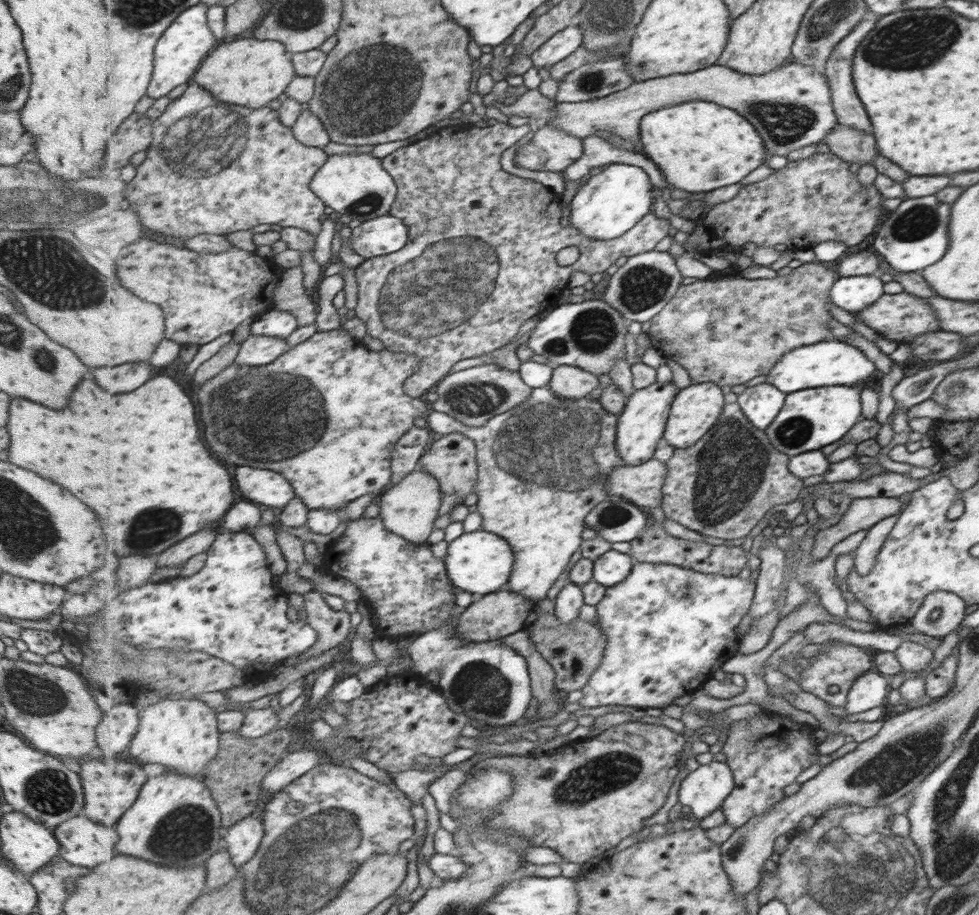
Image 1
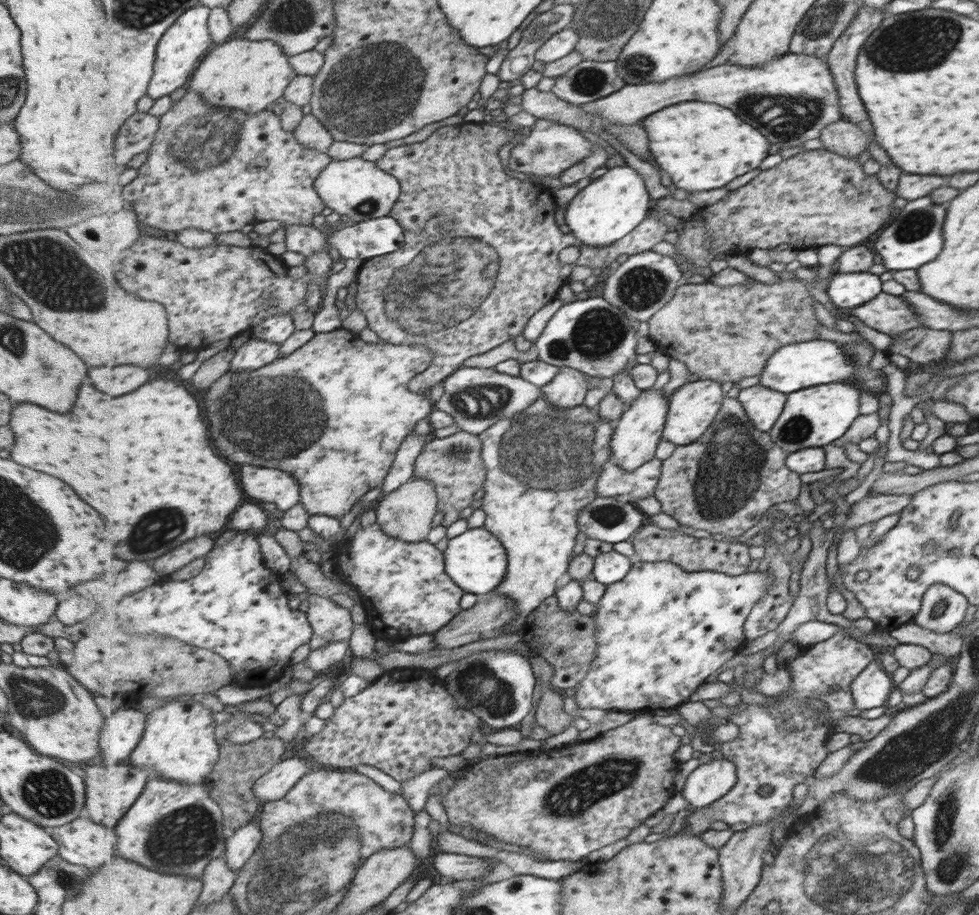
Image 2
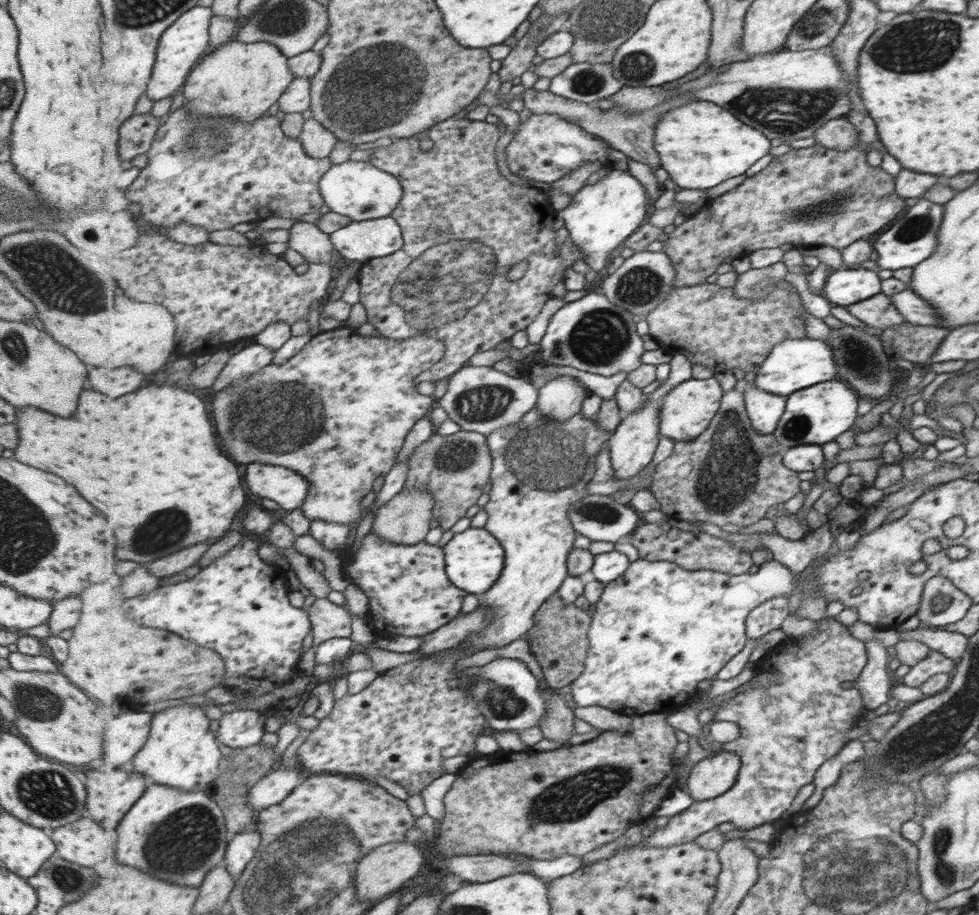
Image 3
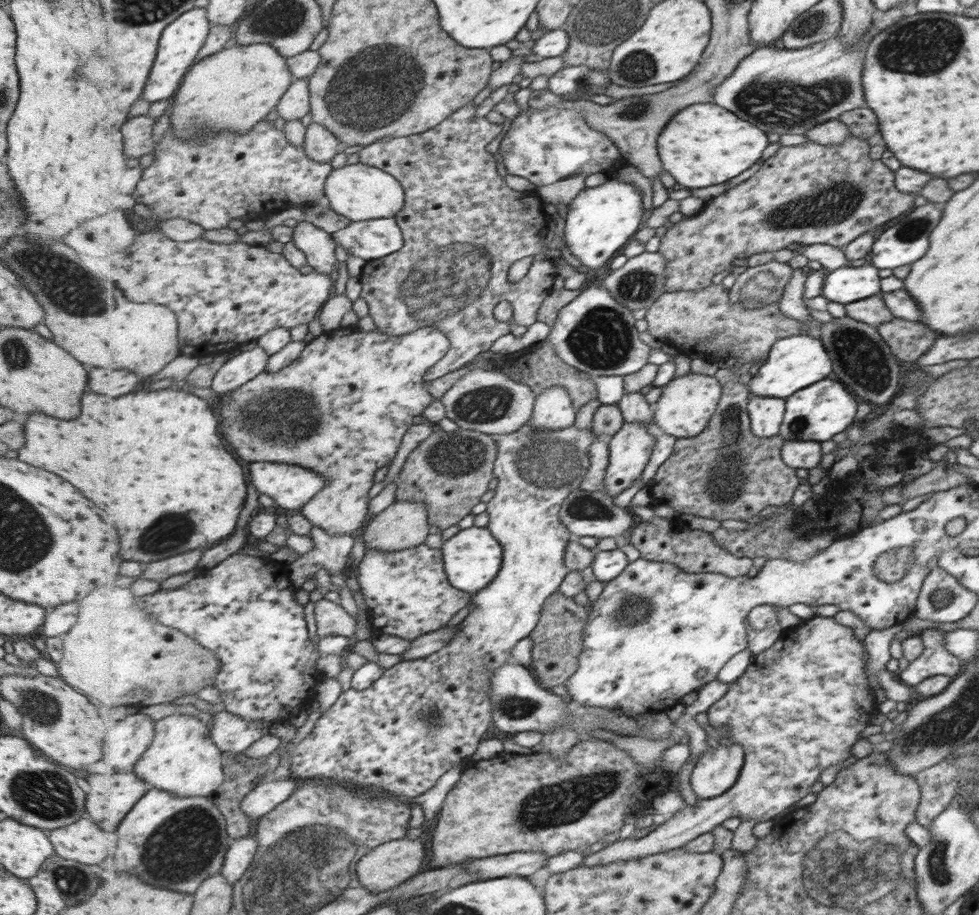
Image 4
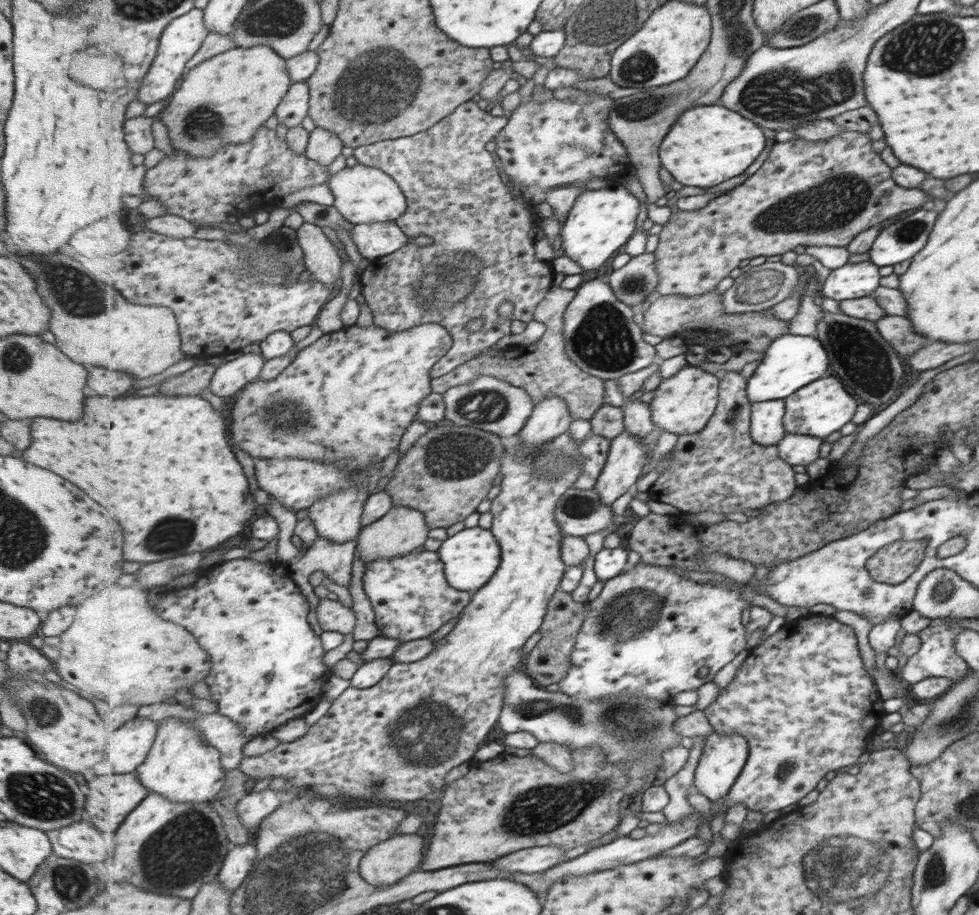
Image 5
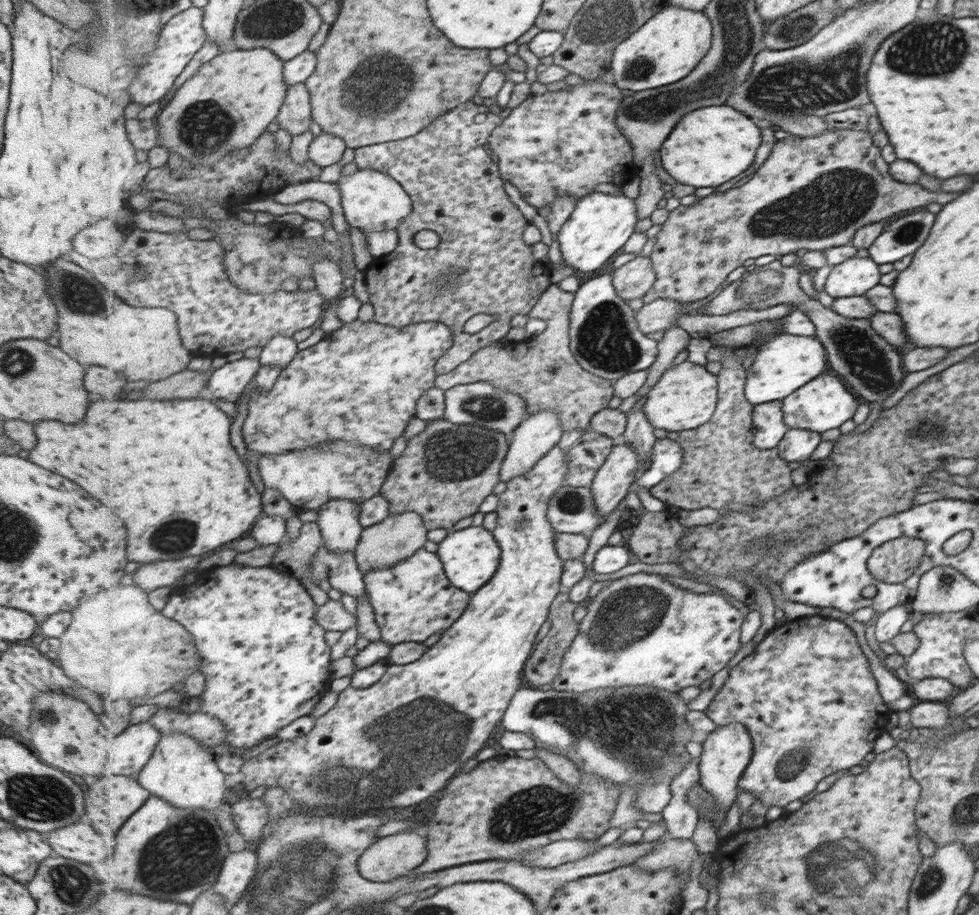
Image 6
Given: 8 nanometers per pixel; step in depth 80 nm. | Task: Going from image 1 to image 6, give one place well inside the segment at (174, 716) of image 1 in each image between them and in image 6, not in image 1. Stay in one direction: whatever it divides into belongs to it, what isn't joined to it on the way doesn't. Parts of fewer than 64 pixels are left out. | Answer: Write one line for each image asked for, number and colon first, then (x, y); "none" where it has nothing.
2: (180, 744)
3: (182, 752)
4: (183, 759)
5: (182, 764)
6: (183, 771)

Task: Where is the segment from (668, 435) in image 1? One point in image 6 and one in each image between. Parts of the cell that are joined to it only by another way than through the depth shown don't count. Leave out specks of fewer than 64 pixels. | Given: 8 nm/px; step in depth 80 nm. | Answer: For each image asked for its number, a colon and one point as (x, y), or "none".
2: (694, 407)
3: (687, 411)
4: (686, 405)
5: (684, 403)
6: (686, 396)

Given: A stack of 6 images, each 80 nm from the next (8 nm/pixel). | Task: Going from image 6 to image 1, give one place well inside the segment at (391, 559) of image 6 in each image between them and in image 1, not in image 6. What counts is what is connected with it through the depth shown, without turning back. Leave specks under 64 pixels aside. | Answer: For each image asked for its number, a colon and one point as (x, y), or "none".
1: (410, 509)
2: (407, 513)
3: (406, 519)
4: (403, 525)
5: (402, 530)

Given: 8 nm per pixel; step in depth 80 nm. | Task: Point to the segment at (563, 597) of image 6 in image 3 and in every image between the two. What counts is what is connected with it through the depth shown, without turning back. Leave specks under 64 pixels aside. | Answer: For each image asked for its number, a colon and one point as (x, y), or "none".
3: (560, 640)
4: (559, 639)
5: (549, 662)

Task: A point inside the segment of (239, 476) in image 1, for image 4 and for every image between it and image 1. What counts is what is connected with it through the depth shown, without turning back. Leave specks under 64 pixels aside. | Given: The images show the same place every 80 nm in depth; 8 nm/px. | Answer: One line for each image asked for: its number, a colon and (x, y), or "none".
2: (272, 485)
3: (289, 489)
4: (291, 486)

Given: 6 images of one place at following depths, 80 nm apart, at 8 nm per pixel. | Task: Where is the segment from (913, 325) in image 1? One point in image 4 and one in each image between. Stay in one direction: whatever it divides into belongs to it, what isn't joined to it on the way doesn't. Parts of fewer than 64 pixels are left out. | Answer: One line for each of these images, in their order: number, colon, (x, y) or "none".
2: (891, 315)
3: (878, 311)
4: (873, 311)

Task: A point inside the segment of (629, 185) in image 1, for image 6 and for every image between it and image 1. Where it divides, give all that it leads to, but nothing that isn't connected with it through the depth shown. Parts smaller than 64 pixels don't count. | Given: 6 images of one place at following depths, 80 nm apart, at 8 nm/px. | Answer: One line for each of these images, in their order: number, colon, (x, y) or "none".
2: (613, 205)
3: (600, 217)
4: (601, 220)
5: (601, 222)
6: (601, 224)

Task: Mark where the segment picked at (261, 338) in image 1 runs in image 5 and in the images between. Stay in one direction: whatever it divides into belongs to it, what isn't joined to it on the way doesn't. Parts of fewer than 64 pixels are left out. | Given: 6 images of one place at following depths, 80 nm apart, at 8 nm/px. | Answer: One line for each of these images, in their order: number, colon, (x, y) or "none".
2: (255, 353)
3: (252, 358)
4: (242, 367)
5: (231, 378)

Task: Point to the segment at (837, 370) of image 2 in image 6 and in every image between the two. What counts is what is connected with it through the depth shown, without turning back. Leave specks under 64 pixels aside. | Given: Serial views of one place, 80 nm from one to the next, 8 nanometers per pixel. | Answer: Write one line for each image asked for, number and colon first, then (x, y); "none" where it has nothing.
3: (793, 364)
4: (794, 362)
5: (791, 361)
6: (784, 362)

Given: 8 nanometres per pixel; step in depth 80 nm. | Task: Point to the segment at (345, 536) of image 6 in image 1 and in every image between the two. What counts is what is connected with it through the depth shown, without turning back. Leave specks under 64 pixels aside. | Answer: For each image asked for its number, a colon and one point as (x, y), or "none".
1: (339, 453)
2: (350, 399)
3: (353, 397)
4: (351, 395)
5: (339, 517)

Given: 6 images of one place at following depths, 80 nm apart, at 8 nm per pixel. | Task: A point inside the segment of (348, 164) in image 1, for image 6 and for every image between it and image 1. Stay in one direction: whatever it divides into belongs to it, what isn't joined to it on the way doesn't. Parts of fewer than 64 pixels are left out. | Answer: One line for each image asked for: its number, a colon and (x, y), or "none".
2: (360, 189)
3: (359, 189)
4: (360, 192)
5: (363, 195)
6: (372, 201)

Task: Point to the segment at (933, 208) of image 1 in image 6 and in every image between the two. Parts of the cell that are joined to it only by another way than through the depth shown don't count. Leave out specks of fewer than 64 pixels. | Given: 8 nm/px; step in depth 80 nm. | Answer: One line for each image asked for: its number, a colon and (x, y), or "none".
2: (914, 236)
3: (911, 239)
4: (906, 241)
5: (897, 242)
6: (901, 237)

